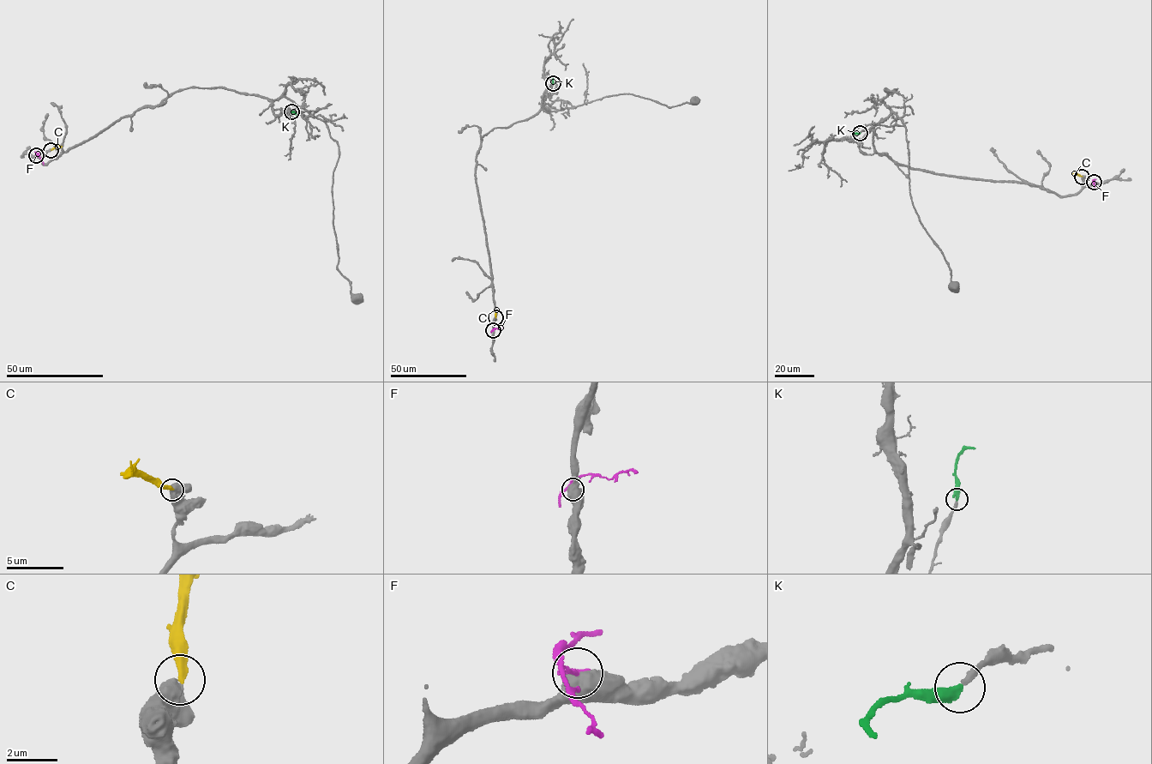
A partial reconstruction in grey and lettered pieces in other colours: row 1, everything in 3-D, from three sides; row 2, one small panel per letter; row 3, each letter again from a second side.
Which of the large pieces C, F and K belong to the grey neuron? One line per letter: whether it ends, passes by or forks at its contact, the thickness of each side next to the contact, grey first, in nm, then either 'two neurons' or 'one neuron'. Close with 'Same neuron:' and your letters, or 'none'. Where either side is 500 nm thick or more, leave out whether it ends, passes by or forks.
C: 750 nm thick on the grey side, 320 nm on the other; two neurons
F: 850 nm thick on the grey side, 180 nm on the other; two neurons
K: it ends there; 280 nm thick on the grey side, 440 nm on the other; one neuron
Same neuron: K

